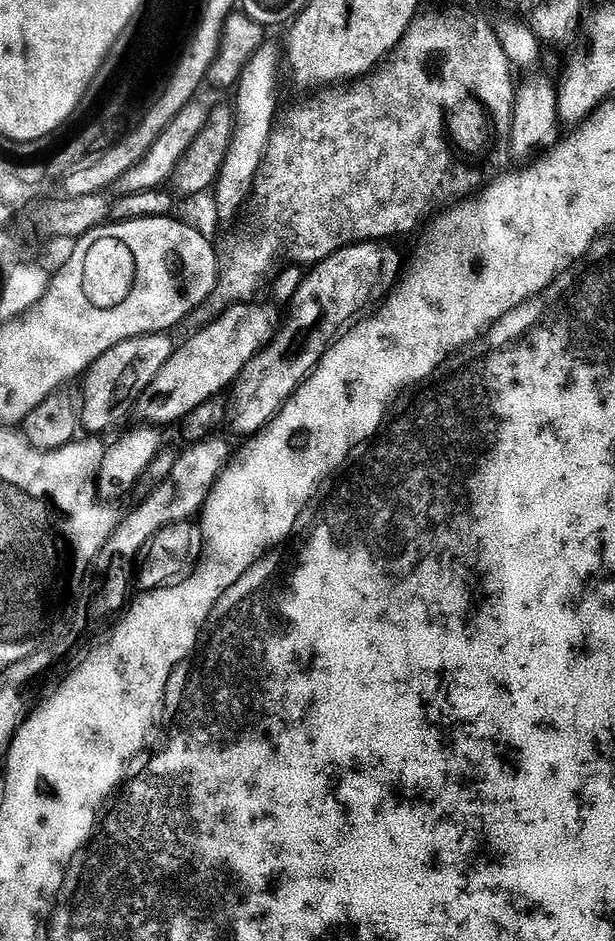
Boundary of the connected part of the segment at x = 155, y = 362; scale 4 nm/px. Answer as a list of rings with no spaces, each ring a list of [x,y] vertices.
[[[162,332],[149,336],[135,336],[118,342],[102,354],[88,369],[84,380],[84,400],[79,409],[79,423],[88,434],[104,434],[116,428],[128,415],[137,411],[144,398],[144,391],[158,378],[159,371],[170,361],[174,351],[173,337]]]

